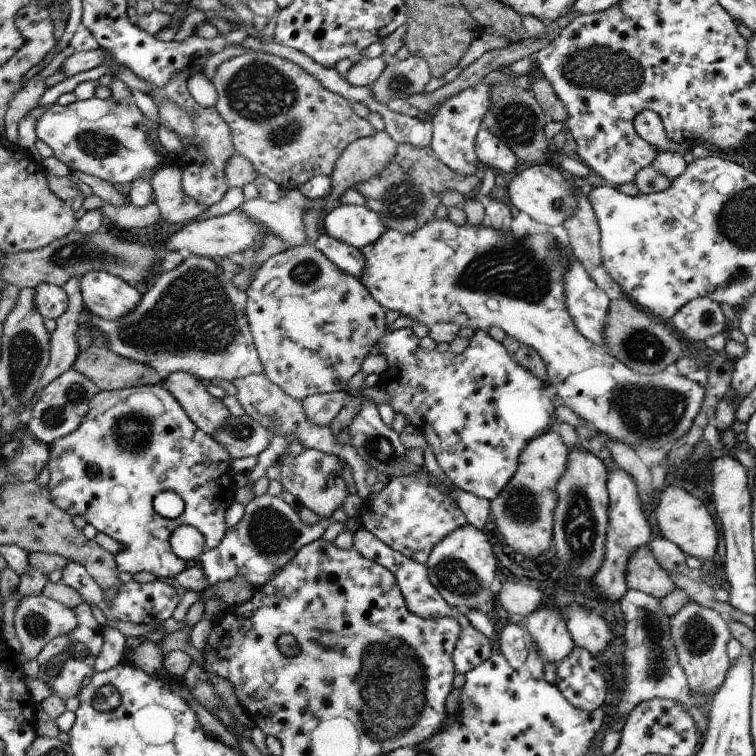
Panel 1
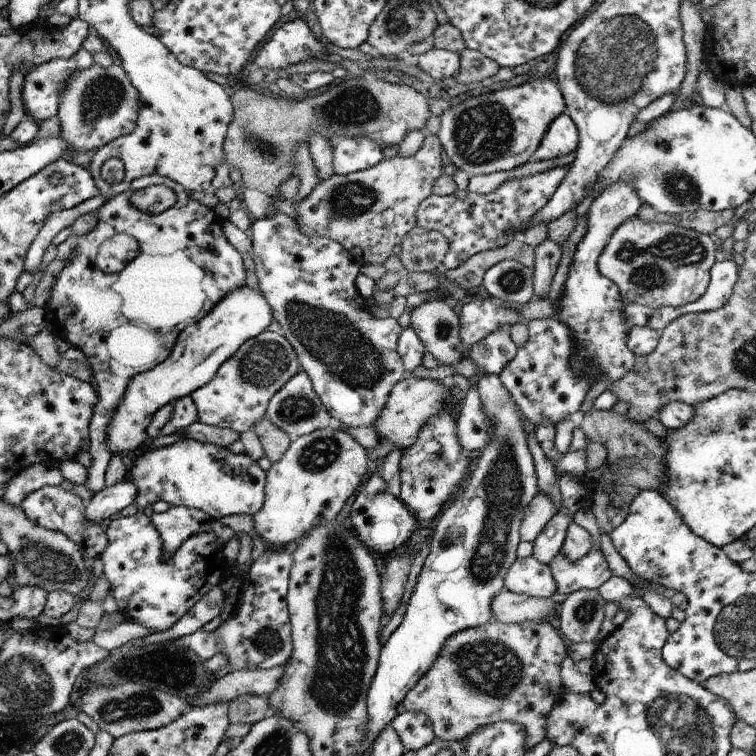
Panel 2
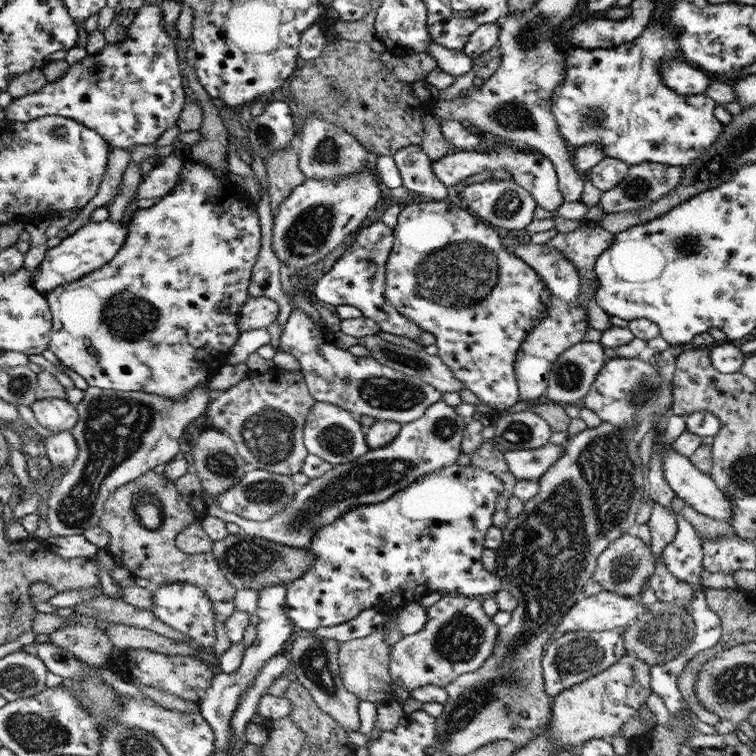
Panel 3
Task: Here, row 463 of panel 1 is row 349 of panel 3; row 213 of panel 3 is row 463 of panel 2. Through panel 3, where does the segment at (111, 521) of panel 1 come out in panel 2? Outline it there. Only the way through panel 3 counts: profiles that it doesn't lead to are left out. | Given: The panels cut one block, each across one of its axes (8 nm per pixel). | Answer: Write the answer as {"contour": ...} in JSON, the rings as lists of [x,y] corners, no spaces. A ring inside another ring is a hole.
{"contour":[[[181,439],[176,444],[144,452],[137,458],[129,469],[128,479],[132,479],[139,488],[136,506],[138,510],[153,505],[159,500],[167,502],[170,507],[181,505],[206,512],[212,520],[218,521],[225,516],[234,515],[256,515],[266,502],[266,479],[267,472],[264,472],[257,462],[247,454],[236,455],[227,448],[218,447],[212,444],[200,443],[193,439]]]}

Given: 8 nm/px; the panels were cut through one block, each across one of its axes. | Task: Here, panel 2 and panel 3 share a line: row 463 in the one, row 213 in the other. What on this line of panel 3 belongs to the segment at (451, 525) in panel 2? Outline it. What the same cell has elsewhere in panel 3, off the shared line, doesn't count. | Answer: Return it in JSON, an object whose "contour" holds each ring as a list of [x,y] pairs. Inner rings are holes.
{"contour":[[[487,179],[483,182],[466,185],[459,192],[463,200],[468,203],[469,211],[473,215],[500,232],[508,232],[510,230],[518,233],[524,232],[524,228],[533,221],[534,214],[539,208],[530,192],[512,179]]]}

